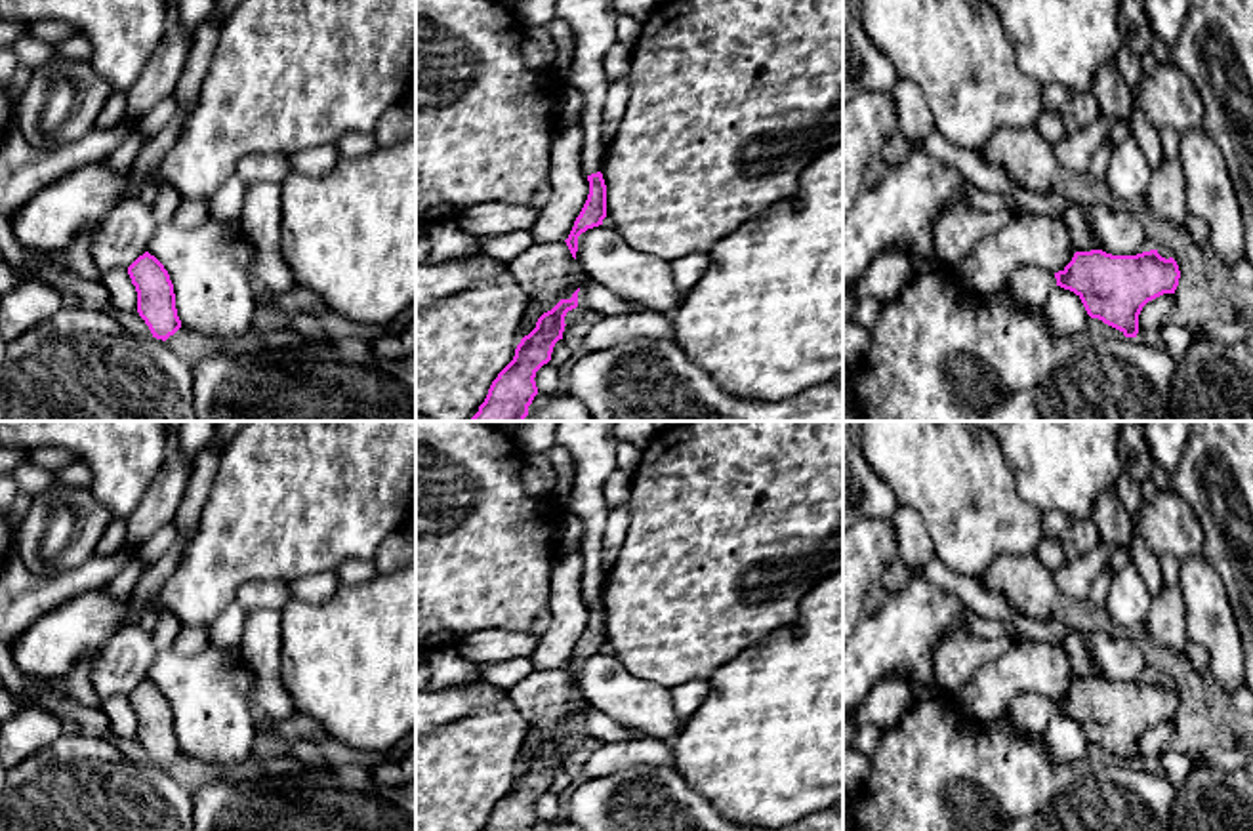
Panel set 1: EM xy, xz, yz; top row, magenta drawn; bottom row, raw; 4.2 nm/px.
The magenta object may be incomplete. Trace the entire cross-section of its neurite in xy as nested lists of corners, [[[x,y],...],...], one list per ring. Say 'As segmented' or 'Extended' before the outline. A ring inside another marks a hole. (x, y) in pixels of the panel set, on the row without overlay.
As segmented. [[[145,679],[128,694],[128,701],[137,719],[139,743],[153,764],[166,768],[181,755],[168,698],[154,682]]]

